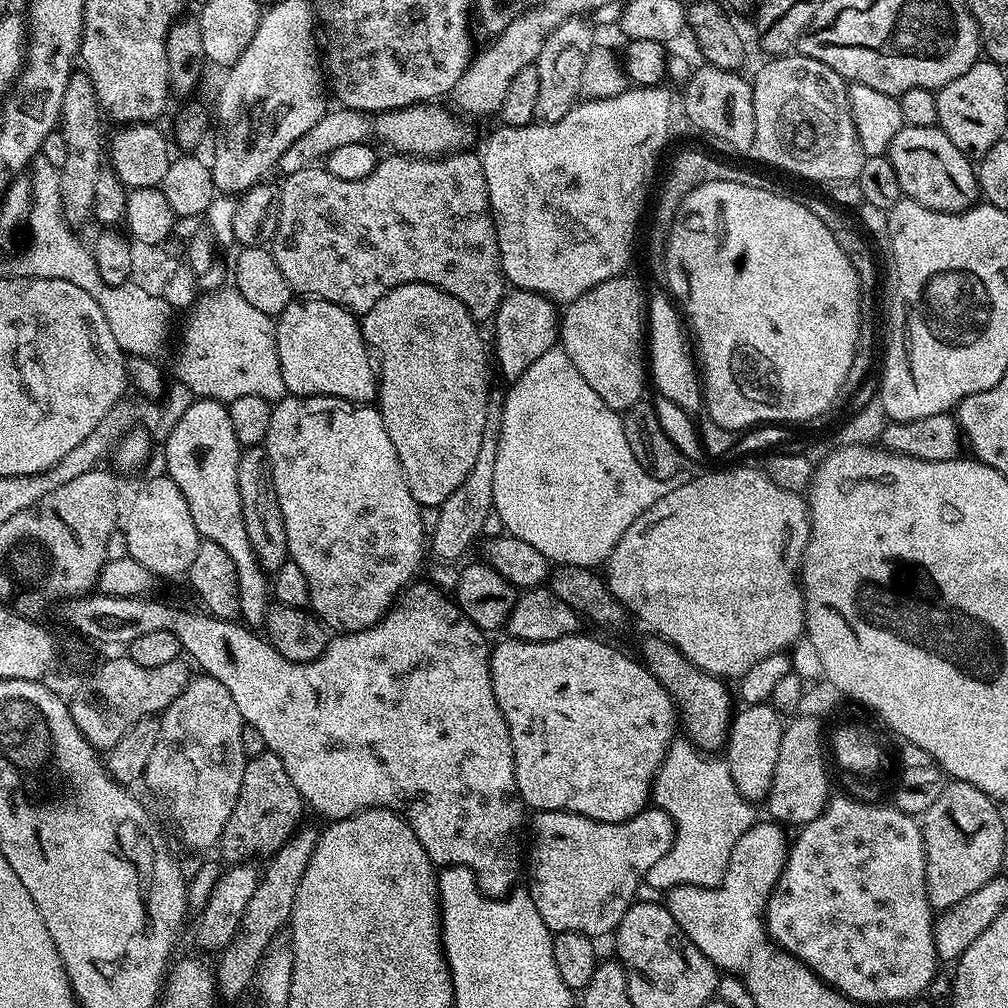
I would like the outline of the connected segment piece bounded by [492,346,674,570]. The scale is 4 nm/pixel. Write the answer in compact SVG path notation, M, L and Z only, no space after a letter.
M563 348L546 350L542 358L530 362L530 370L511 381L509 388L512 389L502 403L498 454L494 458L492 507L495 515L500 515L507 535L522 538L522 542L534 546L553 565L599 569L599 564L601 567L614 546L618 546L618 538L674 487L673 481L654 478L638 466L638 458L634 458L630 442L626 442L621 413L606 406L586 386L586 378L574 370L574 362L570 362Z

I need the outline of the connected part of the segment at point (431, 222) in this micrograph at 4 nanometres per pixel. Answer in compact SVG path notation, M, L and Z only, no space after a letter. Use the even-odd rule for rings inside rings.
M461 150L454 151L449 155L442 155L439 158L417 158L415 155L388 154L384 160L377 163L376 169L366 178L358 178L354 182L346 182L342 178L334 178L323 166L309 166L290 173L283 177L280 184L280 209L278 210L278 230L274 234L270 251L274 262L278 262L278 270L286 282L292 287L293 293L304 298L315 298L334 302L342 306L346 311L353 314L363 314L378 302L391 288L397 288L410 282L422 282L430 286L438 286L446 294L456 296L458 302L468 307L477 322L484 320L491 321L496 315L498 306L503 302L506 295L506 281L500 251L498 250L498 238L496 237L496 224L492 221L492 208L488 205L488 191L486 190L486 178L482 170L482 162L475 151Z

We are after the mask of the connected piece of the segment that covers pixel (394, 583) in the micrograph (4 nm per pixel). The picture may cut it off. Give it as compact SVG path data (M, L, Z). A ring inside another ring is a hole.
M289 394L283 400L275 401L270 414L270 430L266 430L266 438L262 447L268 451L268 461L272 467L274 490L278 494L282 522L286 526L288 555L302 569L302 574L306 574L306 586L310 586L311 611L336 634L361 632L374 626L396 603L400 593L417 579L416 571L419 570L420 563L424 560L424 552L426 556L425 513L416 503L414 494L410 494L410 486L406 486L406 478L402 474L402 466L398 462L398 454L394 450L394 442L390 442L390 434L386 434L386 426L382 422L379 407L373 406L371 403L354 404L351 400L333 396L294 396Z

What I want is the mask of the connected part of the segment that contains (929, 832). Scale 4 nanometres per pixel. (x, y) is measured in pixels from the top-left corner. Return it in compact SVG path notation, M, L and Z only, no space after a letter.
M949 779L942 794L922 817L926 850L928 901L934 910L952 908L966 894L993 880L1002 868L1002 838L1006 834L997 801L970 782Z

